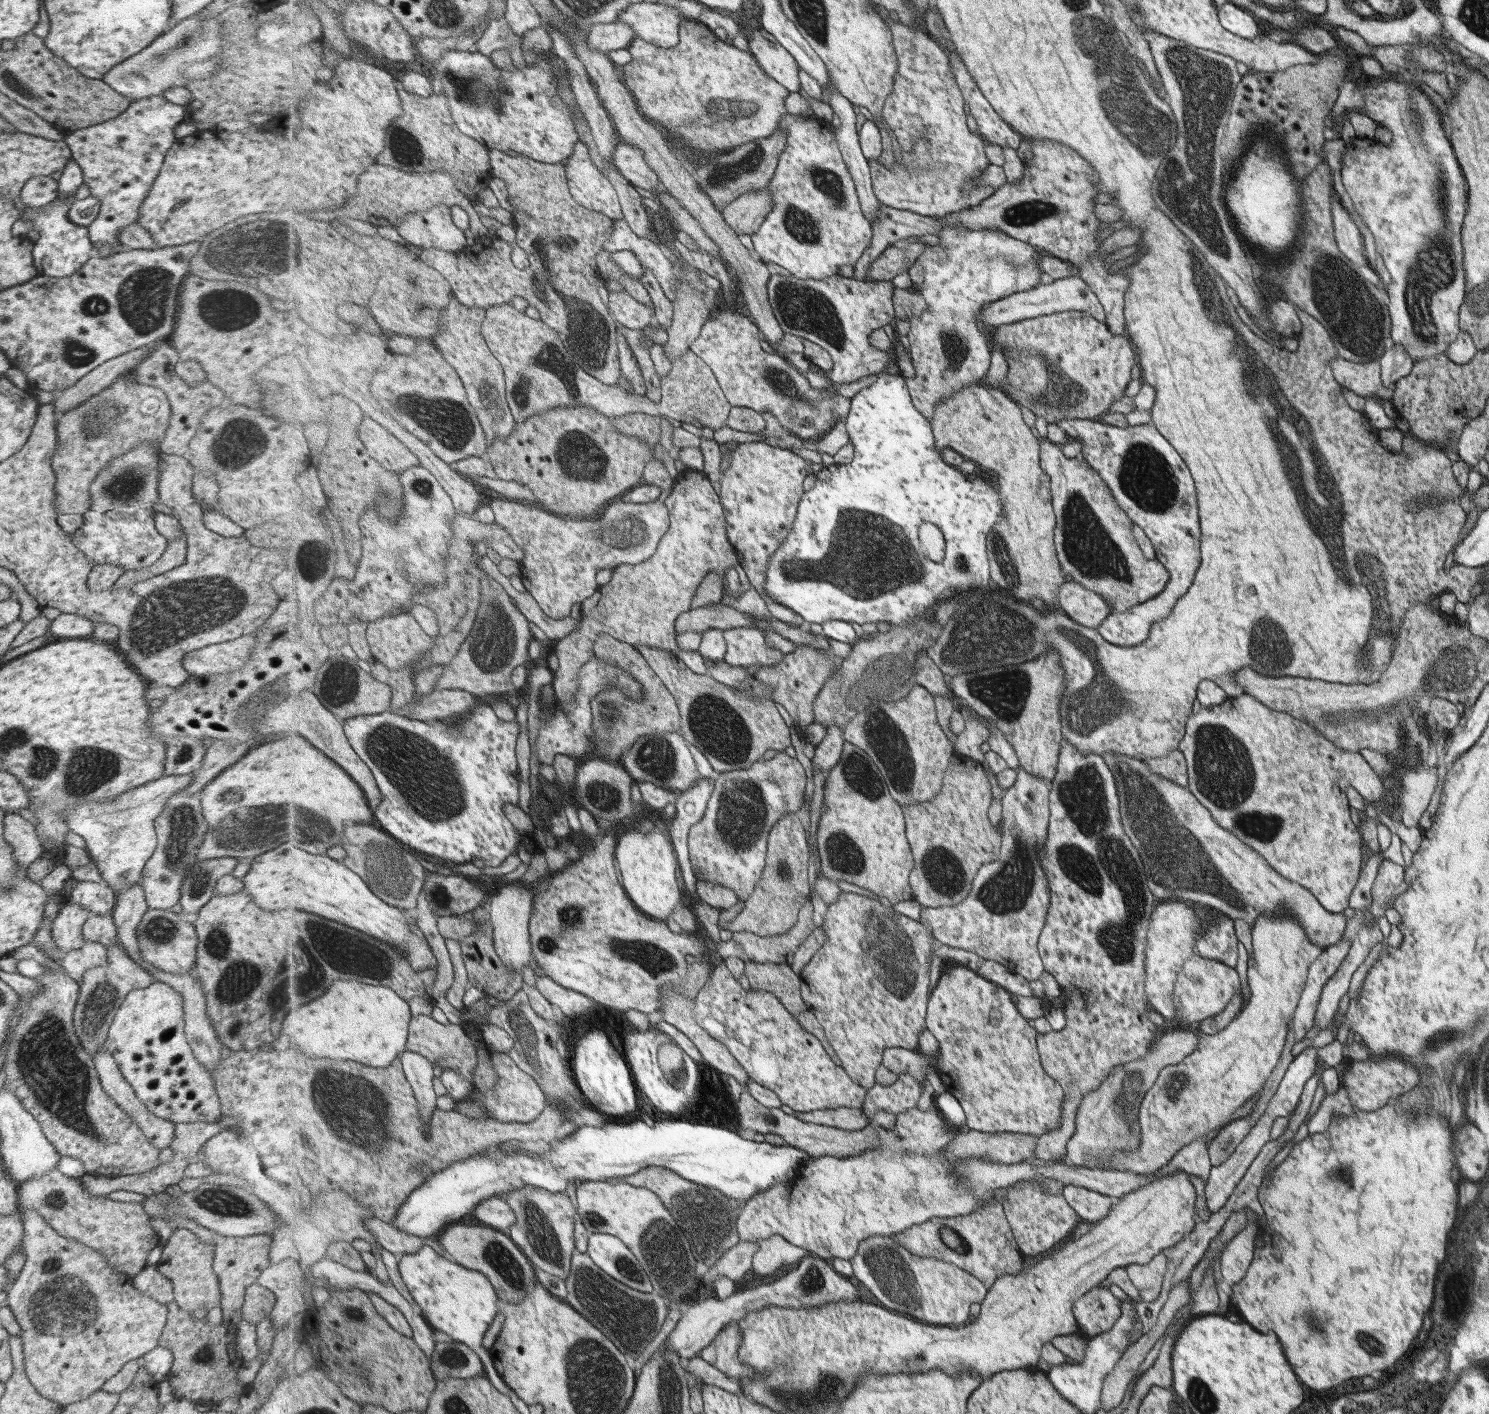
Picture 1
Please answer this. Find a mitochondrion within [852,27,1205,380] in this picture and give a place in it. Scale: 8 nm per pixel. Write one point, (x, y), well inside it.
(1027, 212)

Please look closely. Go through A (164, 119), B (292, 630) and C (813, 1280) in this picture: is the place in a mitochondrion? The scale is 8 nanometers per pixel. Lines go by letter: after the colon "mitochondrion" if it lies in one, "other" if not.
A: other
B: other
C: mitochondrion

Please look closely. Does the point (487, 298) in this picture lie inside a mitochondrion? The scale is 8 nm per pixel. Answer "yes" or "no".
no

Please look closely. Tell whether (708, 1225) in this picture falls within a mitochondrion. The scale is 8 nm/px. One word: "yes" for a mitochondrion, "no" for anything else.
yes

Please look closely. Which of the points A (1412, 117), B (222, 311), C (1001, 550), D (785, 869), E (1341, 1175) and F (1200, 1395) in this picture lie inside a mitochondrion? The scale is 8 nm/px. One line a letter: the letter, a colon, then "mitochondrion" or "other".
A: mitochondrion
B: mitochondrion
C: mitochondrion
D: mitochondrion
E: mitochondrion
F: mitochondrion

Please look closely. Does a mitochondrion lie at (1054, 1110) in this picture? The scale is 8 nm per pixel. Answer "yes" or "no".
no

